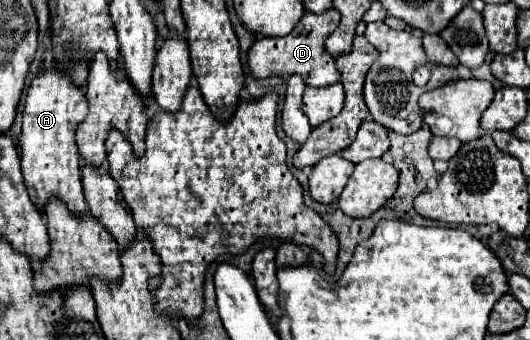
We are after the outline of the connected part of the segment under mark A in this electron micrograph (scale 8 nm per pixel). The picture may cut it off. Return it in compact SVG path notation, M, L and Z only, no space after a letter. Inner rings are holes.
M56 69L42 71L30 85L24 117L22 117L22 135L20 135L20 153L22 153L22 175L28 189L28 195L38 211L44 211L48 201L56 197L70 209L74 215L84 215L88 205L82 193L80 177L80 155L74 141L74 129L86 119L88 101L82 89L70 83L64 73Z

